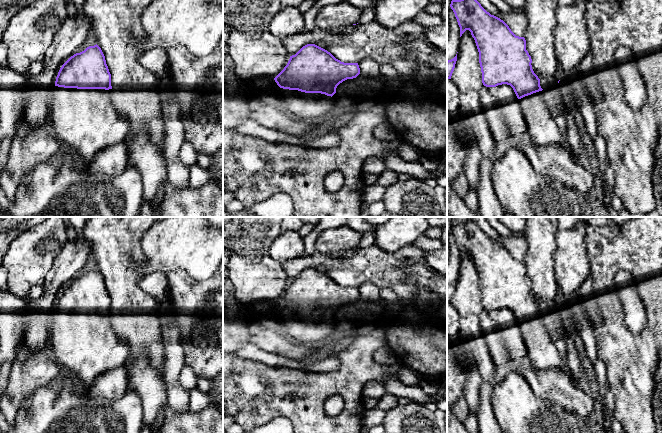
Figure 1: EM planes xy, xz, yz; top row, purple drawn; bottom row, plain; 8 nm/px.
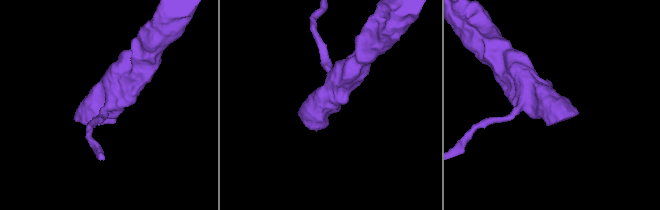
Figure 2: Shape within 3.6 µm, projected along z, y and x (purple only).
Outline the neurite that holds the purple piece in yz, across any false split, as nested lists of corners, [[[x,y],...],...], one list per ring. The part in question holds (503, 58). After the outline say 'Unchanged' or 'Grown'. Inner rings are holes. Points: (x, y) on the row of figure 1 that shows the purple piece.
[[[452,0],[450,7],[460,27],[460,37],[469,30],[475,40],[483,85],[510,85],[519,99],[526,132],[532,141],[539,146],[559,145],[587,165],[590,160],[567,106],[564,131],[552,117],[541,93],[540,79],[532,69],[525,38],[516,36],[503,20],[487,12],[477,0]]]. Grown

